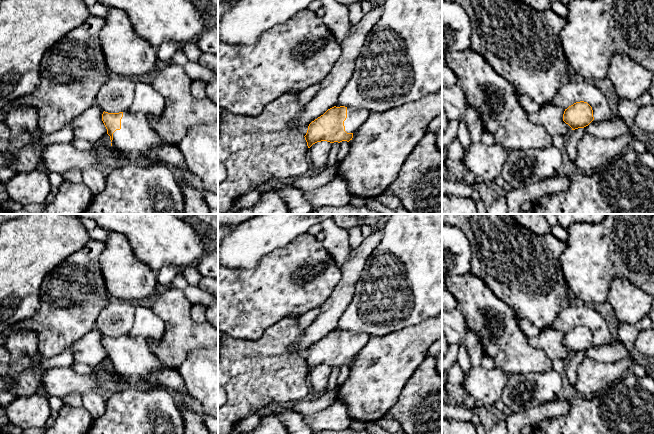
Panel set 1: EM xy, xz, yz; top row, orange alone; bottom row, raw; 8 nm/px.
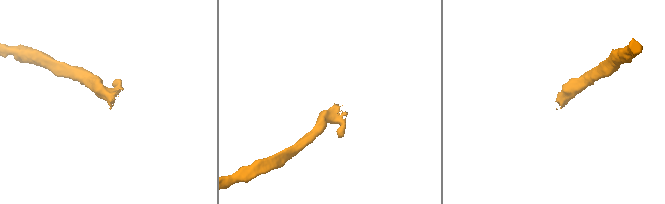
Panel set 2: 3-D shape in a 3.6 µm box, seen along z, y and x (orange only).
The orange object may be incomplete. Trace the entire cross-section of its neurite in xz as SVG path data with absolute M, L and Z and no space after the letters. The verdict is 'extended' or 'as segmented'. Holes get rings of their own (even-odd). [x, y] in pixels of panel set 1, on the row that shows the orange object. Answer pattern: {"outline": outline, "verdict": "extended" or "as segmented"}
{"outline": "M332 107L312 121L305 137L308 148L321 141L349 142L353 134L362 126L370 115L367 109L352 107Z", "verdict": "extended"}

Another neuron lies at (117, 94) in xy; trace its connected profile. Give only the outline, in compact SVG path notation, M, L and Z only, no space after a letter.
M111 75L99 90L96 103L108 113L124 112L132 105L135 86L133 78Z

